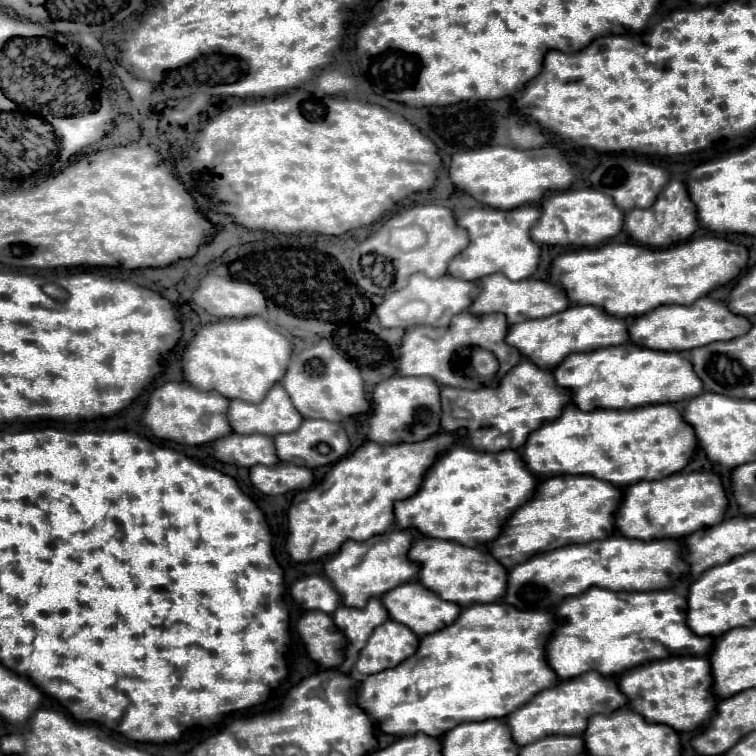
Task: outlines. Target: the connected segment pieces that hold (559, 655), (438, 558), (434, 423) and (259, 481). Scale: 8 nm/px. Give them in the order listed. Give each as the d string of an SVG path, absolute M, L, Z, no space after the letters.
M593 586L585 594L565 598L555 614L563 626L549 640L547 656L561 680L581 676L589 670L619 676L637 664L669 656L705 656L715 644L715 638L697 636L687 626L687 598L675 590L613 592Z
M419 538L409 550L409 558L421 562L421 584L437 592L443 600L471 606L479 602L501 602L507 590L507 568L497 564L489 552L479 548L469 548L459 542L439 540L439 538Z
M391 376L375 386L371 418L361 422L363 434L379 444L419 442L441 430L439 384L429 376Z
M277 464L277 466L253 466L251 482L267 496L287 494L293 490L305 490L313 486L313 470L293 464Z

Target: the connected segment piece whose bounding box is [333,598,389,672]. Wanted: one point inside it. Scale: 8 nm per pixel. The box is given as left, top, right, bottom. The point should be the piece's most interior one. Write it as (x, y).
(357, 624)

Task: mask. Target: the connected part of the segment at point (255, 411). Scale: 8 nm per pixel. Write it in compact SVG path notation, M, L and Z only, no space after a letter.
M275 384L263 402L249 404L243 400L231 400L229 422L237 434L265 434L277 436L277 432L293 432L301 424L303 416L293 408L283 384Z

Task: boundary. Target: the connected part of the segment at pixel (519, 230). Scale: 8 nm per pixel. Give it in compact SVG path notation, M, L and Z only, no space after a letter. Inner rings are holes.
M529 204L513 210L495 210L487 206L469 210L457 222L469 232L471 242L451 260L449 274L463 280L479 280L495 272L505 274L509 280L529 278L537 270L541 258L541 248L529 236L529 228L537 224L537 216L541 216L541 210Z

